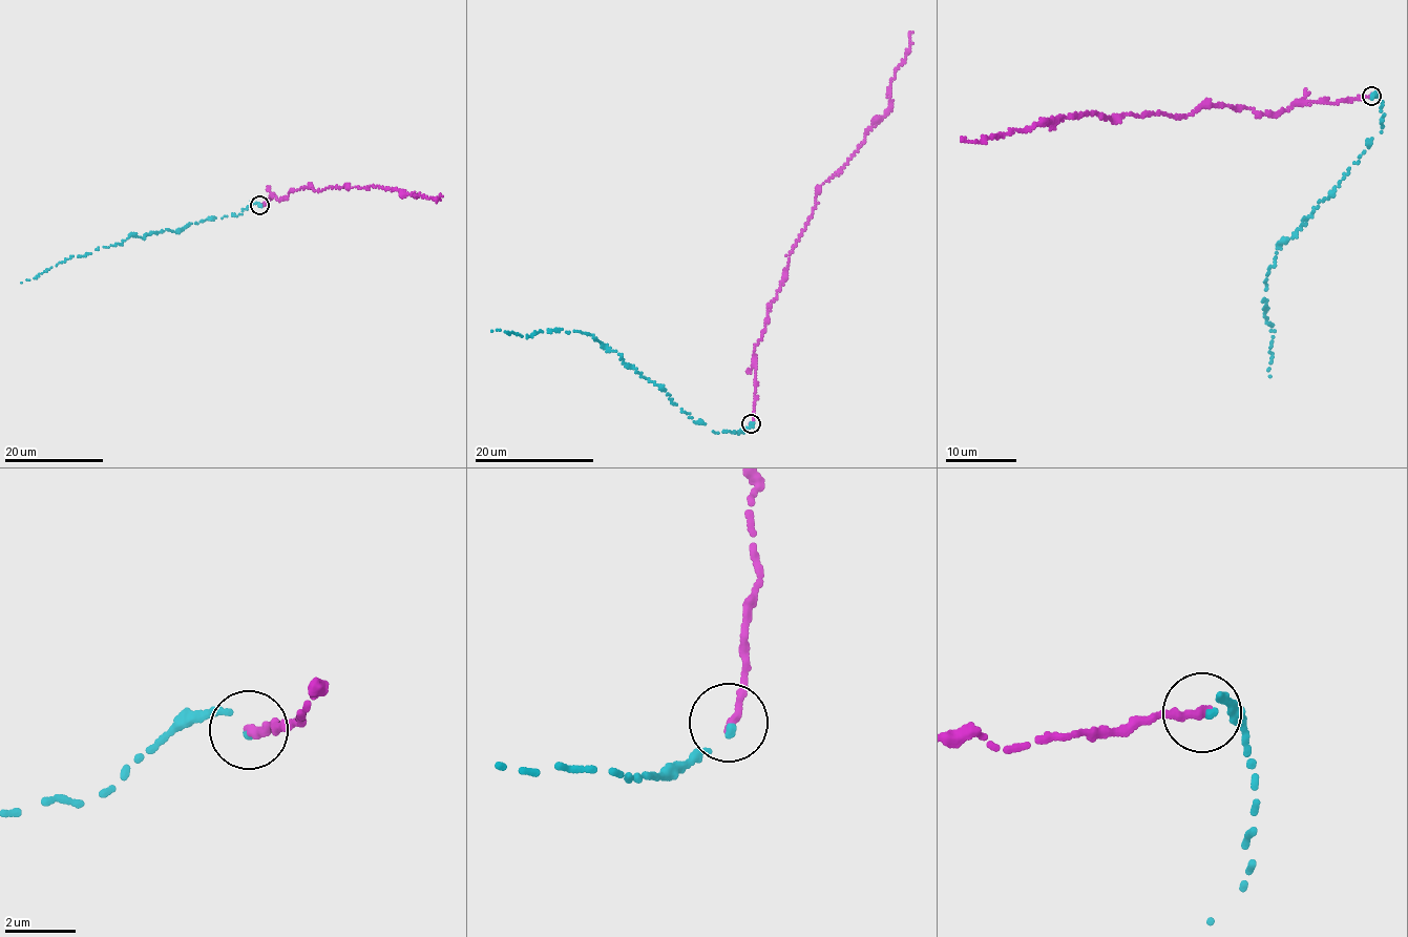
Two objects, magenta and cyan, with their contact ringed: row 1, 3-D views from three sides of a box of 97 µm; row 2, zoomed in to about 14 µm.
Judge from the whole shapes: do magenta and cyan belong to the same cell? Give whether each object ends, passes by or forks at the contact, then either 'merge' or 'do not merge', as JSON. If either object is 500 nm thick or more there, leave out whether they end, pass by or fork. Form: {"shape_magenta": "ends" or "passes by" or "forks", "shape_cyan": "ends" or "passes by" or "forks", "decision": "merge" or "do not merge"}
{"shape_magenta": "ends", "shape_cyan": "ends", "decision": "merge"}

